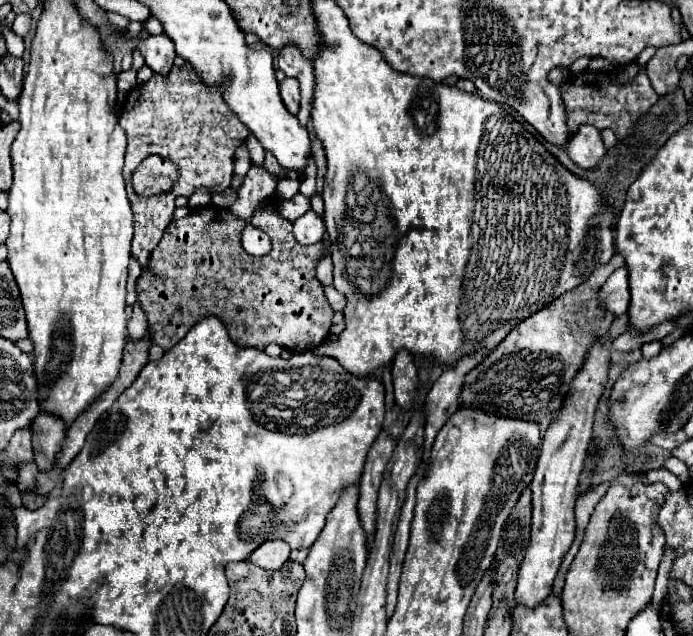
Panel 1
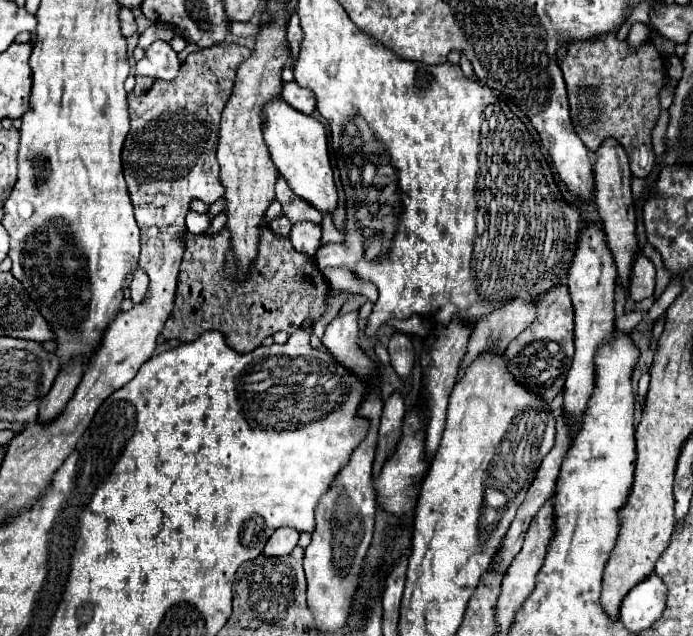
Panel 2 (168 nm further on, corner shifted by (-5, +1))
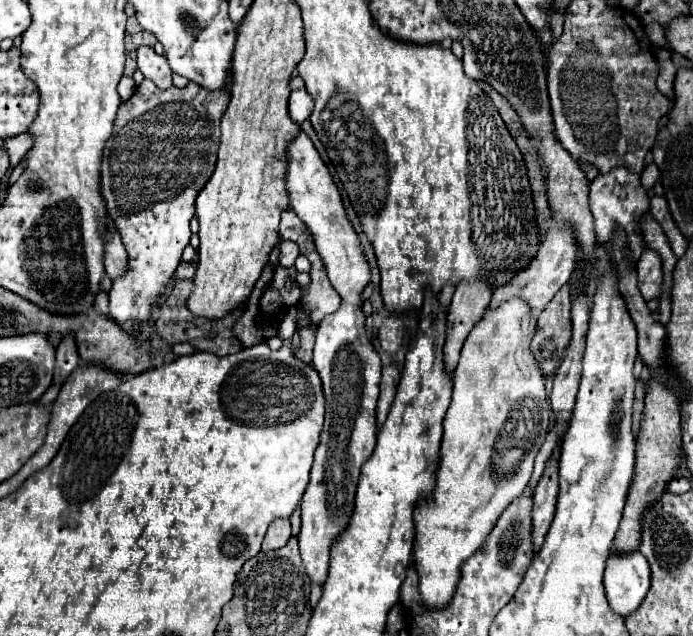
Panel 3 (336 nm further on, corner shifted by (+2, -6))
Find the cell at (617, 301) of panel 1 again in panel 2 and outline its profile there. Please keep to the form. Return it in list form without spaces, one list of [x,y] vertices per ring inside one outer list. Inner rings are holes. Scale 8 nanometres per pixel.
[[[641,253],[633,265],[633,277],[629,283],[629,297],[643,301],[655,291],[655,265]]]

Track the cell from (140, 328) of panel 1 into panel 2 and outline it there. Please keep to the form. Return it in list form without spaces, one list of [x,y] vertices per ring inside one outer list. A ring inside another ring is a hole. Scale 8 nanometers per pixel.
[[[137,267],[137,269],[133,271],[131,285],[129,285],[129,291],[131,291],[131,301],[133,301],[133,303],[139,303],[139,301],[143,301],[143,297],[145,297],[145,291],[147,291],[147,285],[149,285],[147,273],[145,273],[141,267]]]

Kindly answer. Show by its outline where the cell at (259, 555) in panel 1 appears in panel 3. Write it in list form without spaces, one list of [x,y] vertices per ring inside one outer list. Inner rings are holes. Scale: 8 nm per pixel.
[[[274,520],[274,524],[270,524],[266,538],[262,542],[262,550],[270,552],[270,550],[280,550],[286,546],[286,542],[290,540],[290,522],[288,520]]]

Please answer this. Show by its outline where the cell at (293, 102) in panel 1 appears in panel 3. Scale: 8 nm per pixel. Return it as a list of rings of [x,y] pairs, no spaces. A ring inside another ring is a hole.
[[[302,88],[302,90],[294,90],[290,94],[290,100],[288,100],[288,112],[290,112],[290,118],[298,124],[302,124],[306,118],[310,118],[312,114],[312,108],[314,108],[314,100],[312,96]]]

